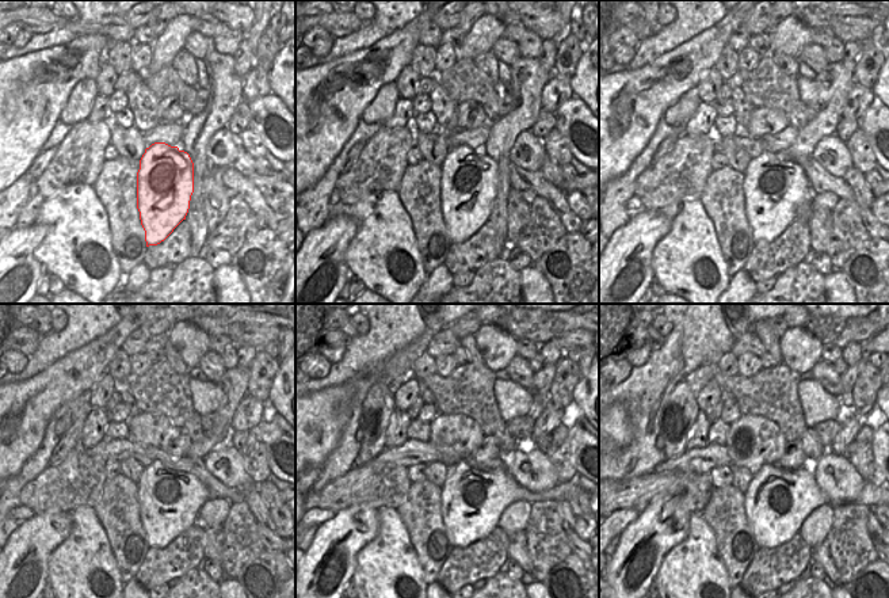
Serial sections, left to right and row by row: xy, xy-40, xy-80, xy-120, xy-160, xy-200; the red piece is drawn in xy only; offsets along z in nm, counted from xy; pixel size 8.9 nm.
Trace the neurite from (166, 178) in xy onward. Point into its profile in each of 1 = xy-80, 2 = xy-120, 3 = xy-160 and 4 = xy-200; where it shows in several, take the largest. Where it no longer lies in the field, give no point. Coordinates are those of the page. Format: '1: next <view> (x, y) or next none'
1: next xy-80 (774, 190)
2: next xy-120 (170, 501)
3: next xy-160 (472, 501)
4: next xy-200 (777, 502)

